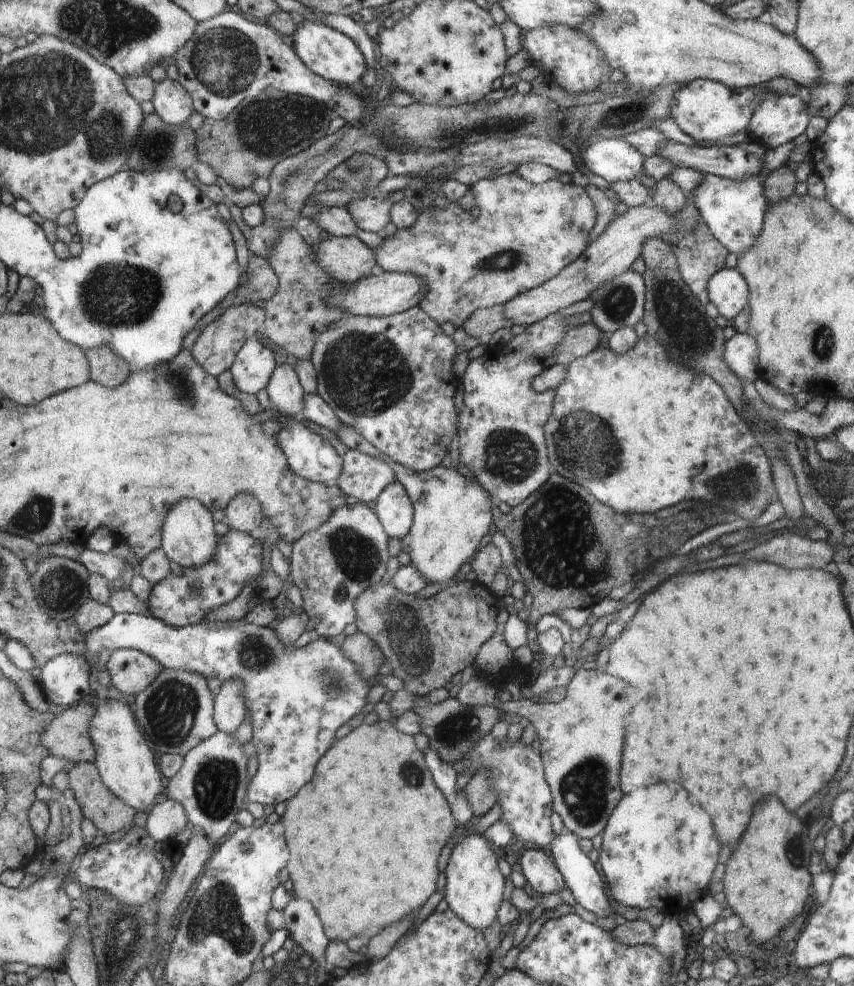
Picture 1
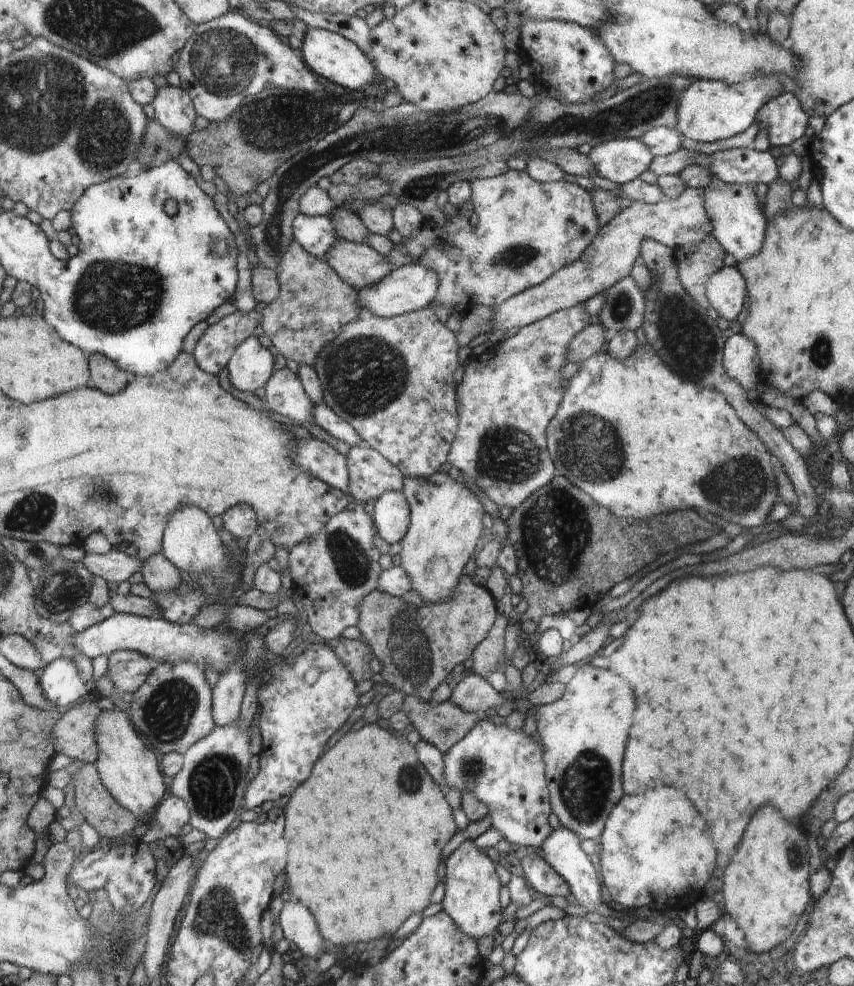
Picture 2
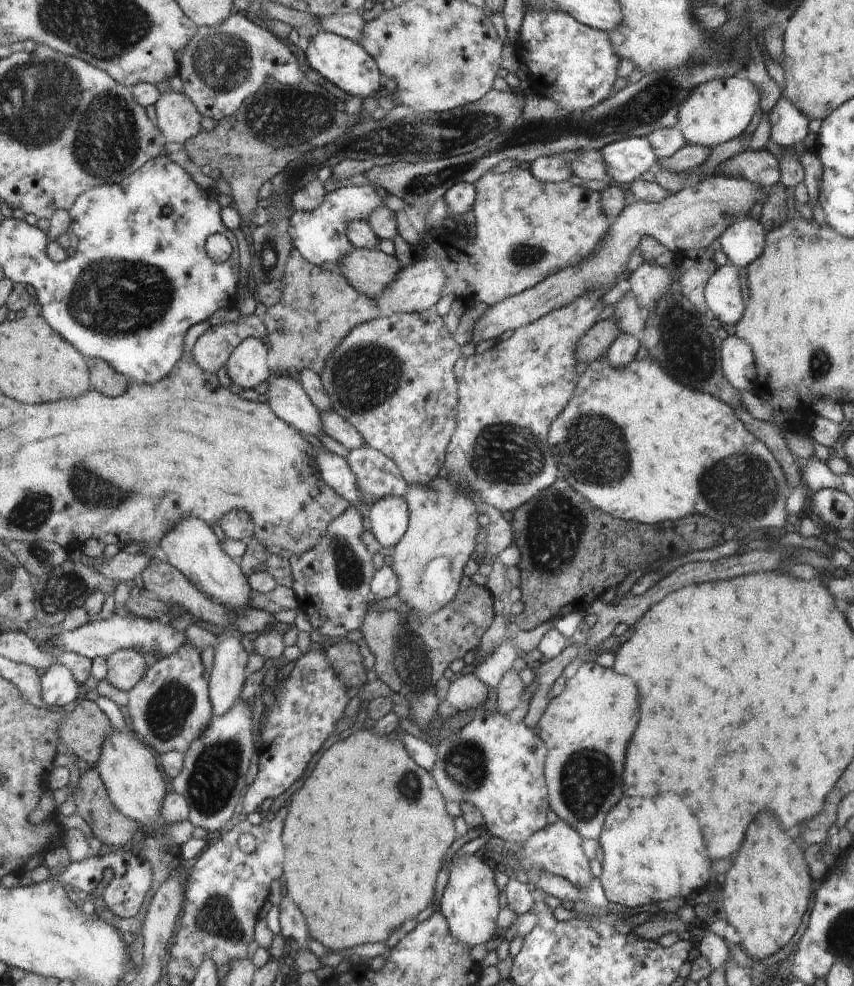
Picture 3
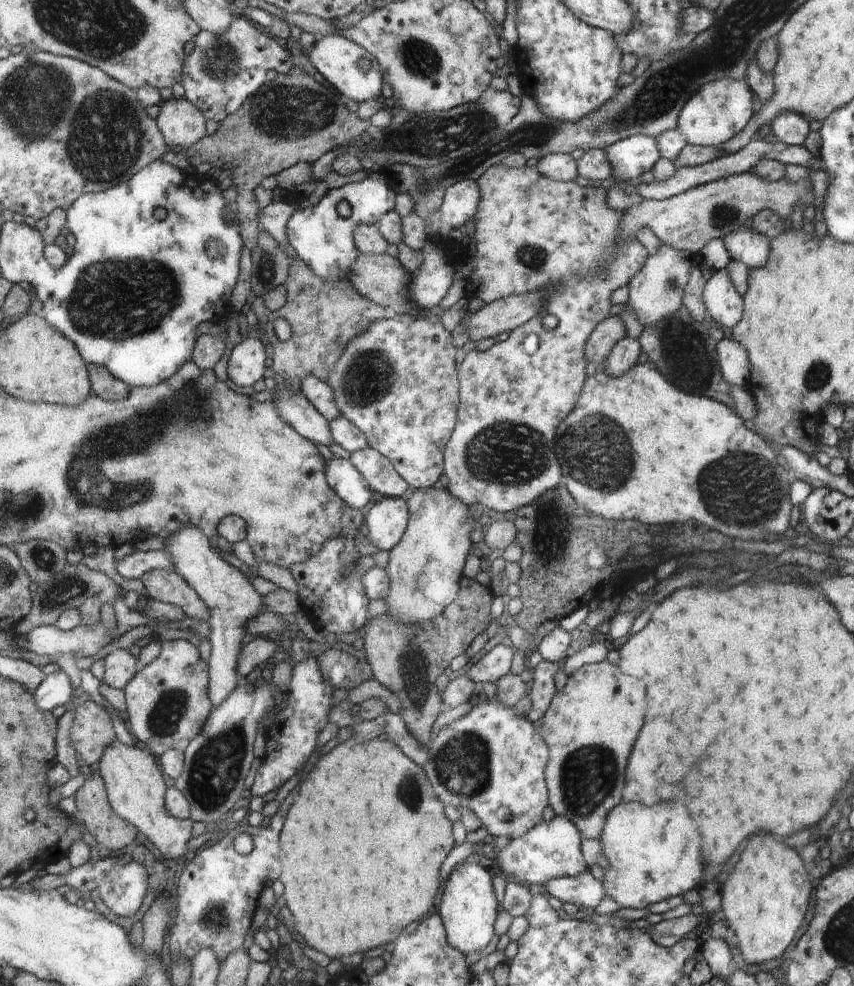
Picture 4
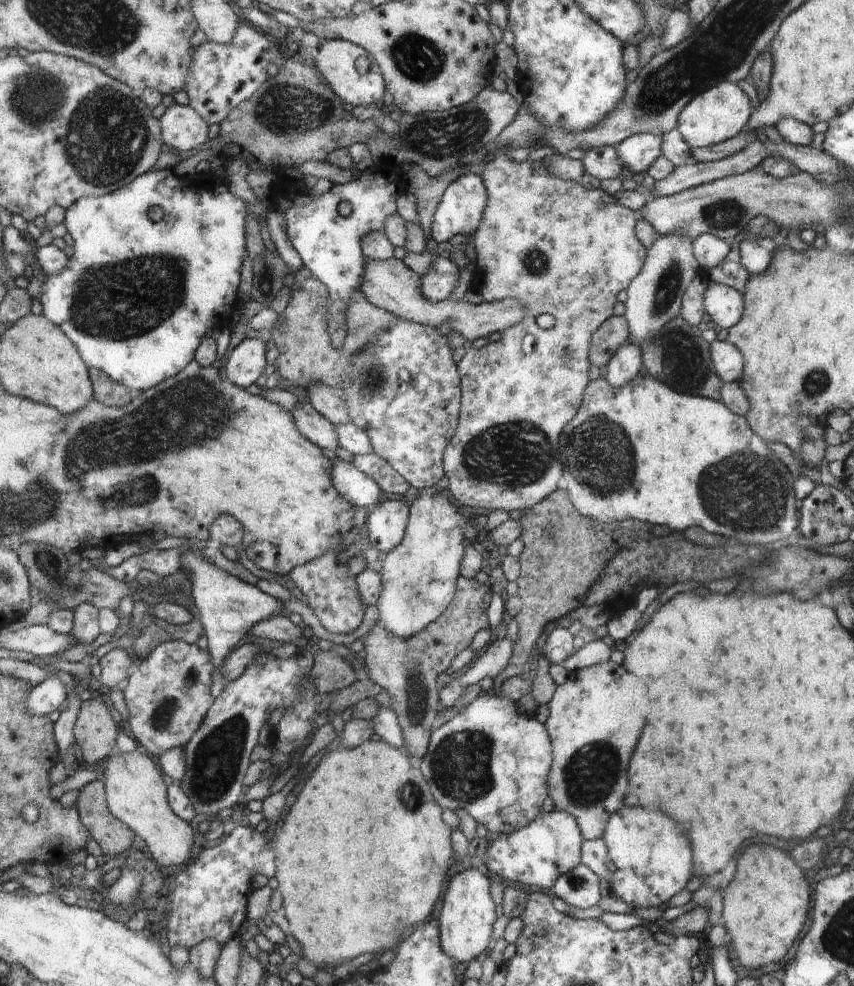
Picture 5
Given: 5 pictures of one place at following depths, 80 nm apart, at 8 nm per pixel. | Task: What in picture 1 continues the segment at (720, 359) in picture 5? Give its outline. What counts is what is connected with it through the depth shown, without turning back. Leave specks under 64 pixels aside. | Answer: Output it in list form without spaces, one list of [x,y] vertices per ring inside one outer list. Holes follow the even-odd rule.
[[[736,333],[726,344],[724,358],[740,378],[754,382],[758,377],[759,348],[748,333]]]

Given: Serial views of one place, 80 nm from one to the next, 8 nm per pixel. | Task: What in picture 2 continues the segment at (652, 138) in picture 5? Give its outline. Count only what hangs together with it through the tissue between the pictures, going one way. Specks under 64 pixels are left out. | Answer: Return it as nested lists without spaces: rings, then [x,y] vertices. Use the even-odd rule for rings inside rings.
[[[614,139],[604,141],[590,149],[587,154],[591,158],[596,174],[608,178],[610,182],[618,185],[634,181],[642,172],[648,170],[654,160],[653,154],[638,139]]]

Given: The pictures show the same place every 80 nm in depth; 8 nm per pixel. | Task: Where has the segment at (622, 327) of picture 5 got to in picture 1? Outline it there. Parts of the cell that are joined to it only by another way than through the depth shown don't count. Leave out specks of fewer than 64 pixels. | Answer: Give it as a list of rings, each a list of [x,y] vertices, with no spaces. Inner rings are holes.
[[[593,322],[572,327],[566,340],[560,344],[560,350],[556,354],[556,364],[569,365],[576,357],[587,355],[605,338],[606,336]]]

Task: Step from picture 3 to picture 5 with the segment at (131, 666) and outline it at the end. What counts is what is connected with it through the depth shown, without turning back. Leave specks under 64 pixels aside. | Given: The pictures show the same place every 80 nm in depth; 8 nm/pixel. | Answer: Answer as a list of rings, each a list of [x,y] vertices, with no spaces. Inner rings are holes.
[[[113,649],[98,660],[101,666],[99,680],[104,686],[114,688],[122,687],[130,676],[132,659],[124,649]]]

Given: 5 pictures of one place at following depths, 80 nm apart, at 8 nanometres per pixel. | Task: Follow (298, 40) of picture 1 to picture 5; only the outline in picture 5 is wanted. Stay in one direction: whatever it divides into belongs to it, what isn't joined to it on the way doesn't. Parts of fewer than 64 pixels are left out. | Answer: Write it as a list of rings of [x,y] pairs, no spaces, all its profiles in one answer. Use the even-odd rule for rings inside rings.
[[[324,39],[316,48],[317,54],[313,59],[316,68],[324,80],[335,90],[344,102],[352,106],[370,106],[370,104],[381,104],[386,88],[383,81],[382,71],[379,69],[379,63],[372,54],[364,47],[344,39]]]

